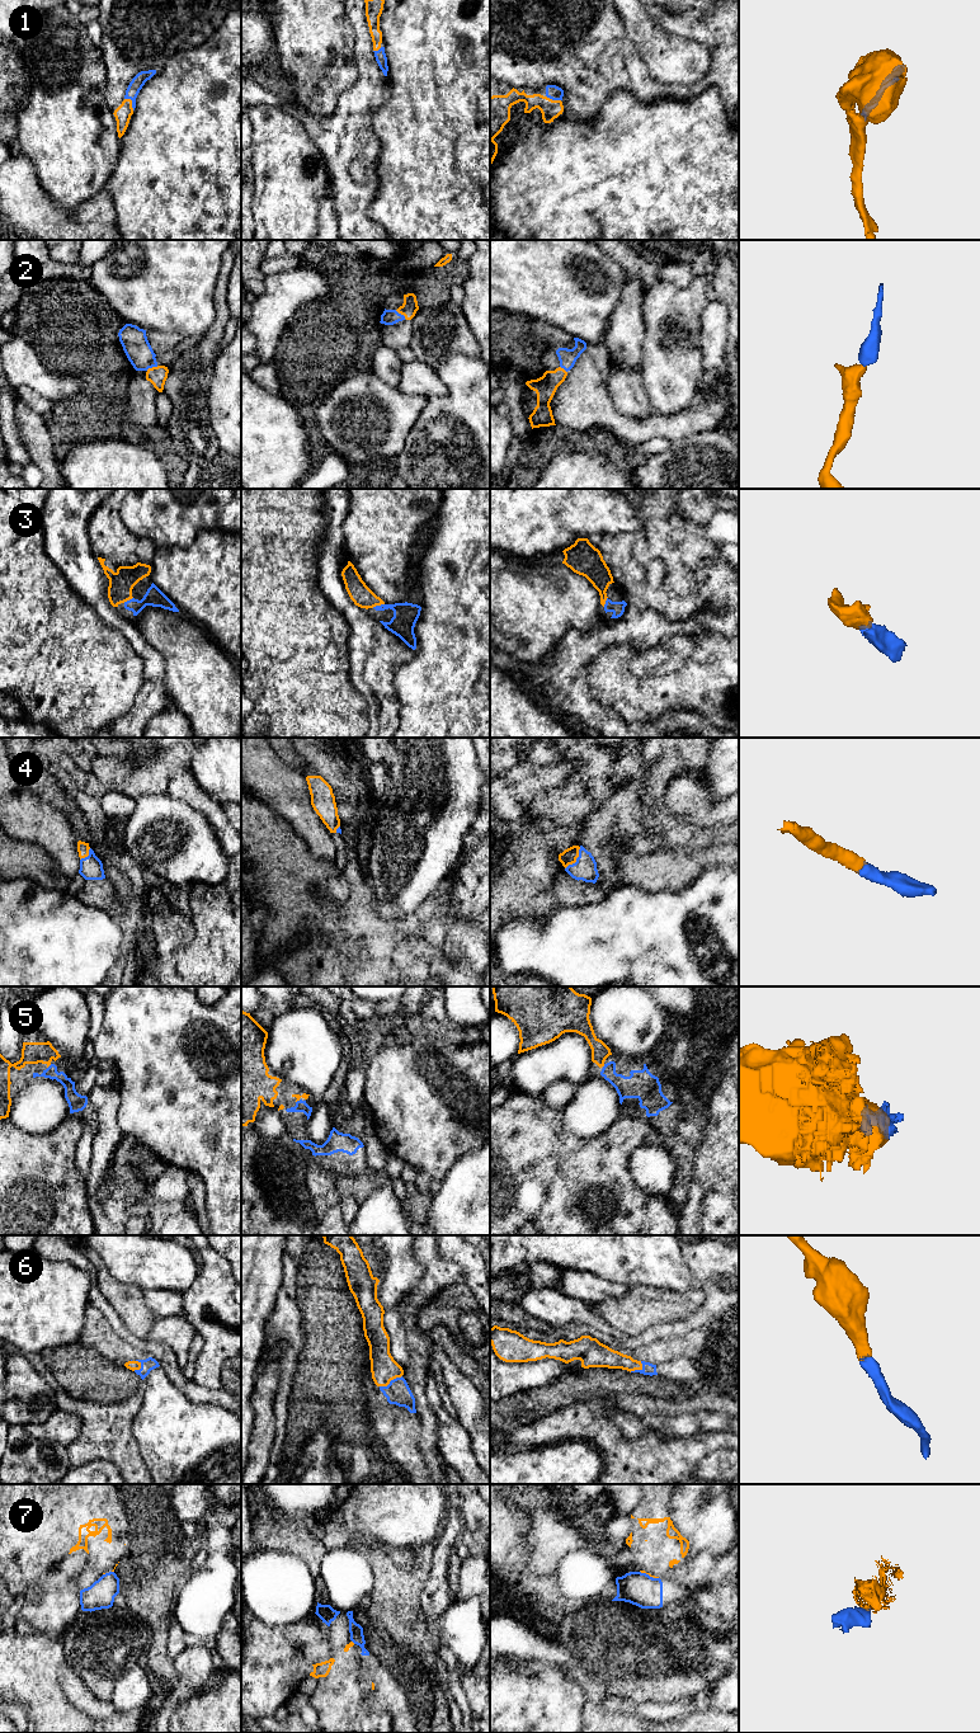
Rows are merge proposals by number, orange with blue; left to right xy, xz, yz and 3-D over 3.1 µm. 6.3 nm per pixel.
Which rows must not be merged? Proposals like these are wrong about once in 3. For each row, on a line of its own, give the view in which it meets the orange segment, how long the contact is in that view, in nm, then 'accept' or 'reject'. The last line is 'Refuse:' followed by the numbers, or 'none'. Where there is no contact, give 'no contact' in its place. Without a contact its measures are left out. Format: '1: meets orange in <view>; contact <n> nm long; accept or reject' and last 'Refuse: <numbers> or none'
1: meets orange in xy; contact 100 nm long; accept
2: meets orange in xy; contact 80 nm long; accept
3: meets orange in xz; contact 80 nm long; accept
4: meets orange in yz; contact 170 nm long; accept
5: meets orange in xy; contact 40 nm long; accept
6: meets orange in xz; contact 160 nm long; accept
7: meets orange in yz; contact 90 nm long; reject
Refuse: 7

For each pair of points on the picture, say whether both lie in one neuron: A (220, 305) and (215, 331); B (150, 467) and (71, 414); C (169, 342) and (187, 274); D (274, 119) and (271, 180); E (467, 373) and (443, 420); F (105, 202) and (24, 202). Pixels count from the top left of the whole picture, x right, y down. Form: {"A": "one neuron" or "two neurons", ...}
{"A": "one neuron", "B": "two neurons", "C": "two neurons", "D": "one neuron", "E": "one neuron", "F": "one neuron"}

